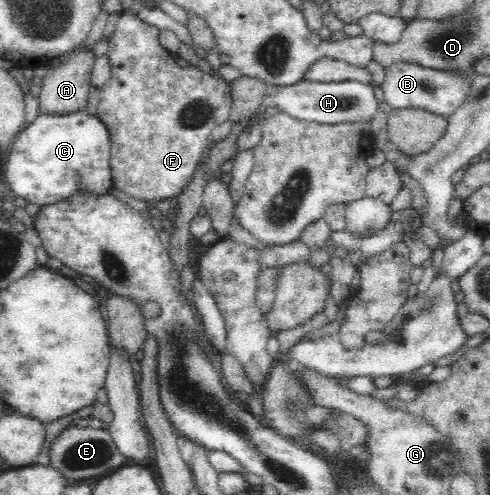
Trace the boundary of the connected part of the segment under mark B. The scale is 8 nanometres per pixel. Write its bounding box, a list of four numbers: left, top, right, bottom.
[381,61,472,119]

